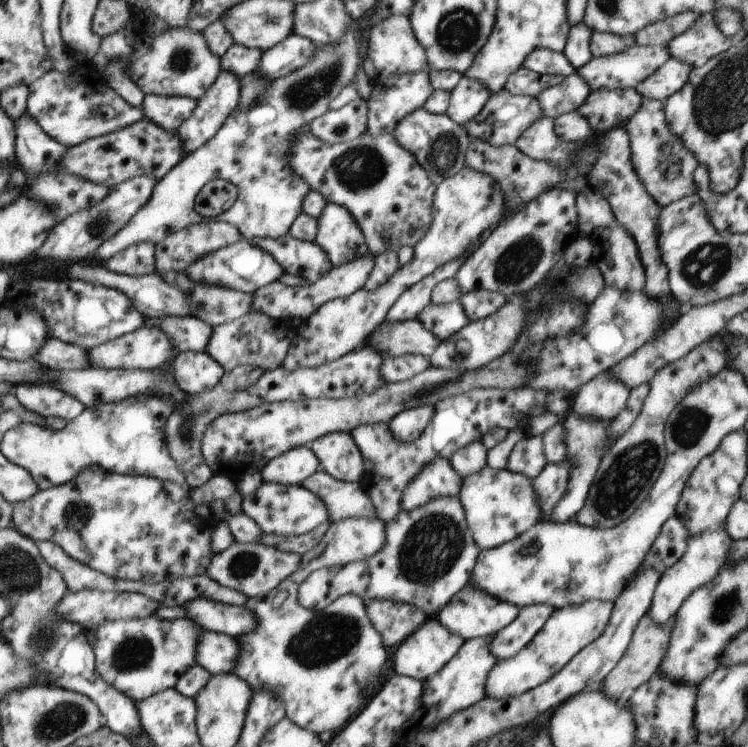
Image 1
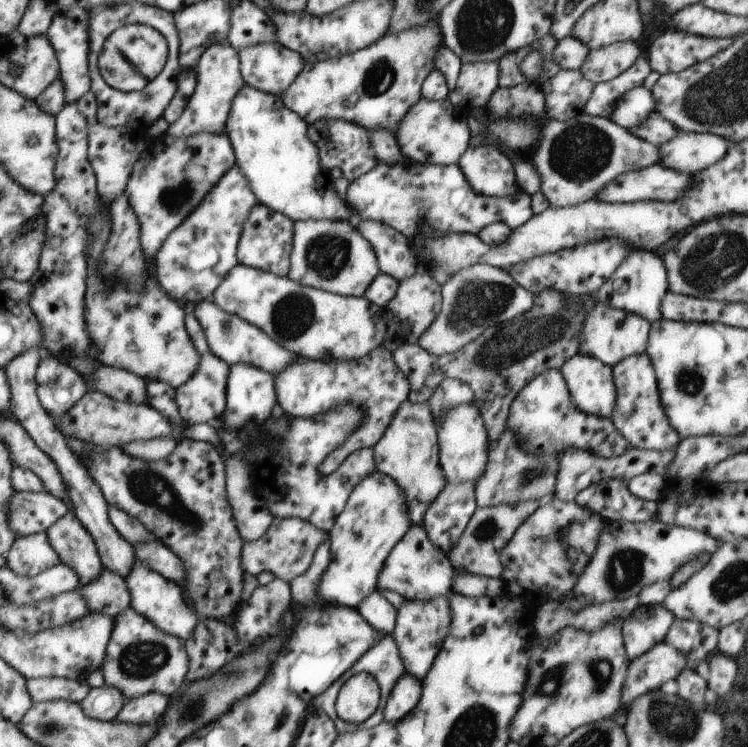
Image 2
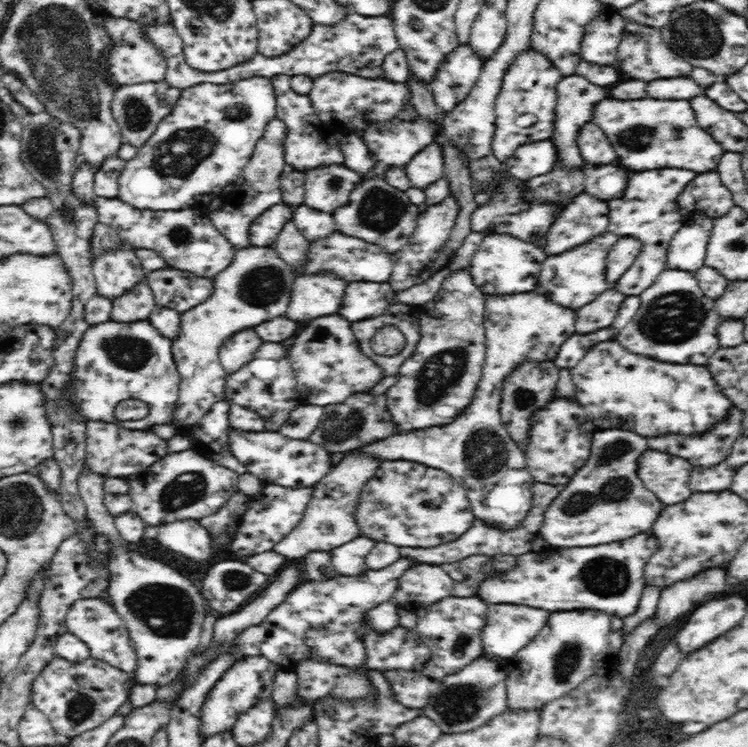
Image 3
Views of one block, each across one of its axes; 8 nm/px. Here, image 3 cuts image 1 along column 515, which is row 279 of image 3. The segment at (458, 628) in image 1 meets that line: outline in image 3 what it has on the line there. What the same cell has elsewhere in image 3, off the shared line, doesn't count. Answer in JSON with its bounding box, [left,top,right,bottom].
[605,237,642,284]

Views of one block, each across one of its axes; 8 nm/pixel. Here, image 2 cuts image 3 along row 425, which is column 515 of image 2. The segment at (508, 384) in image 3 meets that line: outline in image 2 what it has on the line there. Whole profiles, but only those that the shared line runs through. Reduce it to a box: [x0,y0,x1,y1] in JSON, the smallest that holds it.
[447,500,542,578]

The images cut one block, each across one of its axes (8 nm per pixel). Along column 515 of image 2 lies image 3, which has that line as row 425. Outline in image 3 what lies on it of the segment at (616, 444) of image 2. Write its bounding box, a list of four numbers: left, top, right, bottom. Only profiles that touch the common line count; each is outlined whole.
[385,267,485,433]

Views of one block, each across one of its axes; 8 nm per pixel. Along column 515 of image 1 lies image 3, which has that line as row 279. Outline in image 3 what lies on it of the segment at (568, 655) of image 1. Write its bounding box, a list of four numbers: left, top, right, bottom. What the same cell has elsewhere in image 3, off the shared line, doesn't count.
[616,269,721,366]

